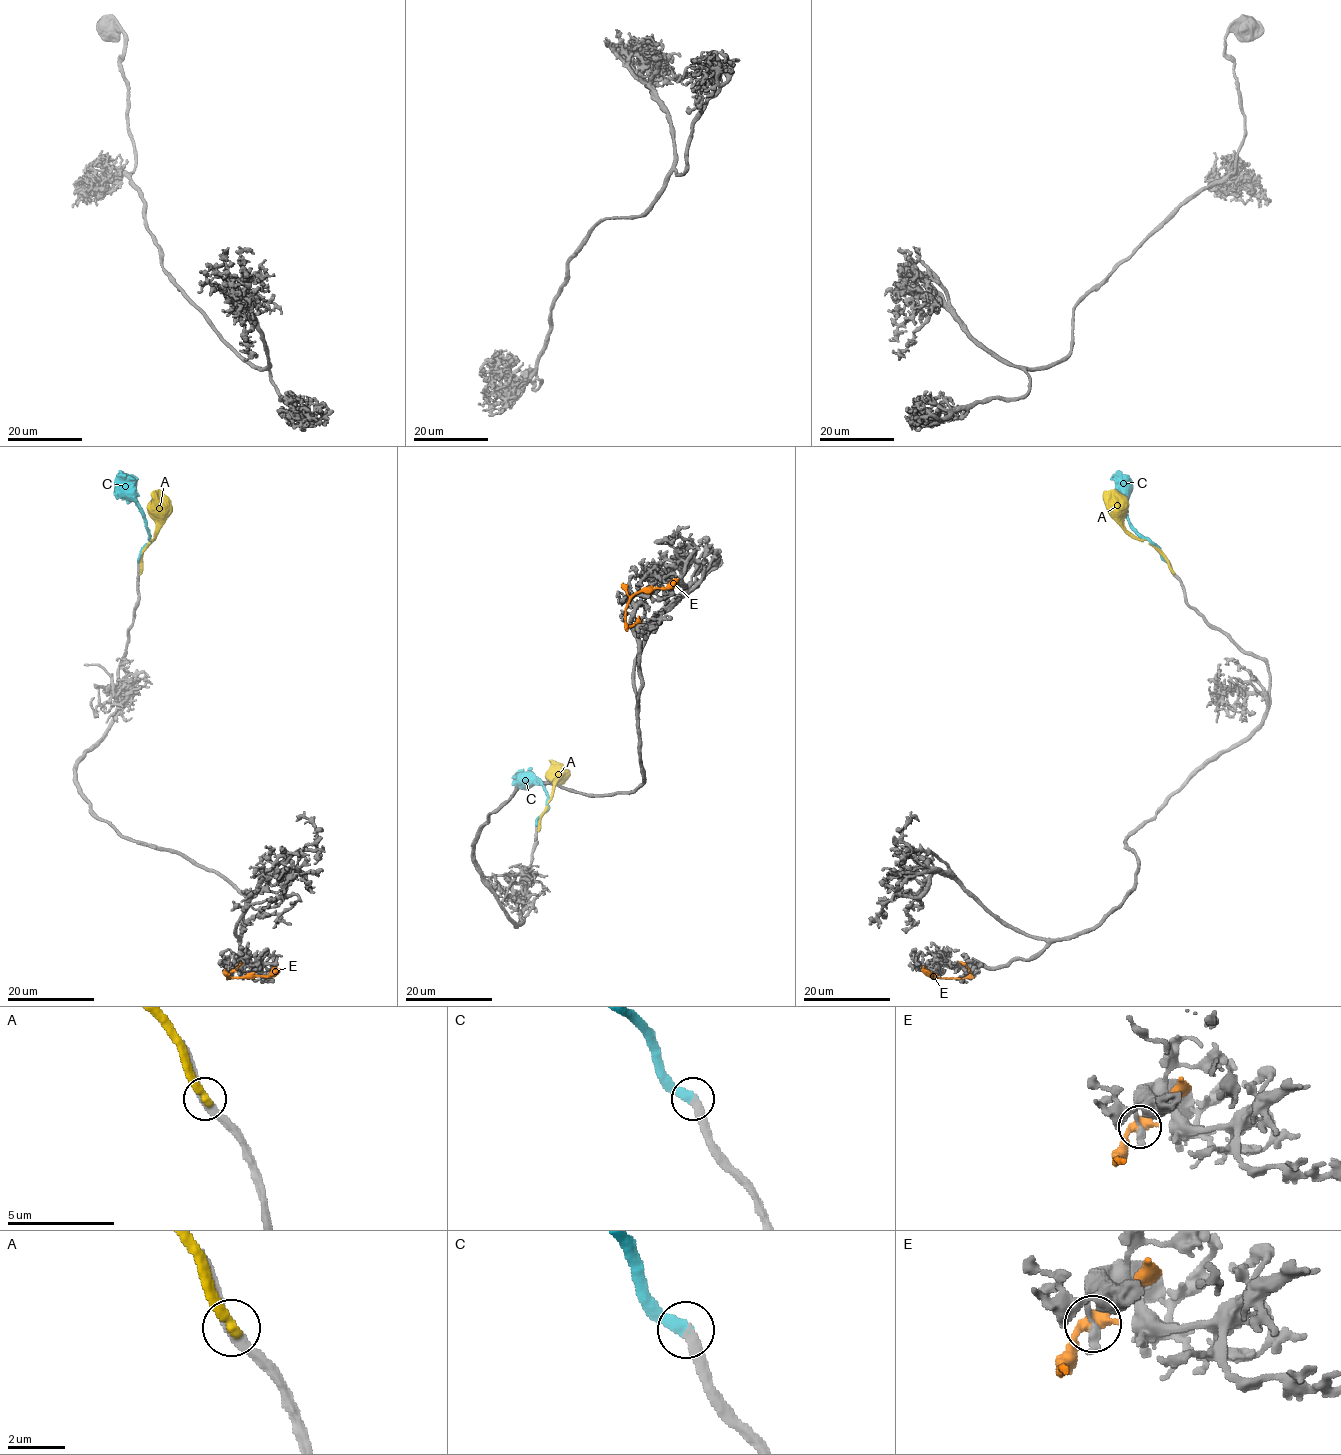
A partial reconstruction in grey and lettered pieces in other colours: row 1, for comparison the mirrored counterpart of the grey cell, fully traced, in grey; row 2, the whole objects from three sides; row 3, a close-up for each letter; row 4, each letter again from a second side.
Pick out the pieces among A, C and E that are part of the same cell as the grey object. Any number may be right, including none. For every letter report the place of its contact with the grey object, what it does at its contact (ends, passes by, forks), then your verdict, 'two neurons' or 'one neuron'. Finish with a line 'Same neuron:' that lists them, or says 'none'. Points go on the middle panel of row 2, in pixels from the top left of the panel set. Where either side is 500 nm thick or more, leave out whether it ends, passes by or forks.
A: meets grey at (538, 830); it ends there; two neurons
C: meets grey at (536, 825); it ends there; one neuron
E: meets grey at (630, 626); it passes by; two neurons
Same neuron: C

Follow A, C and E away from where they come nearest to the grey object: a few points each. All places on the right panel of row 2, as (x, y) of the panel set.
A: (1172, 572), (1169, 562), (1145, 540), (1134, 538), (1125, 529), (1124, 522), (1112, 508), (1112, 498), (1104, 491)
C: (1168, 561), (1129, 521), (1117, 470)
E: (969, 971), (965, 977), (933, 978), (922, 969)

